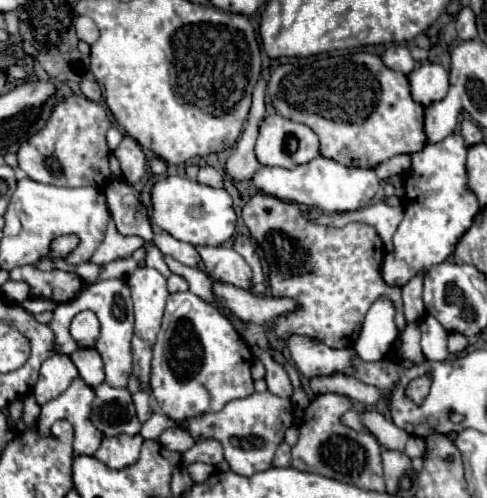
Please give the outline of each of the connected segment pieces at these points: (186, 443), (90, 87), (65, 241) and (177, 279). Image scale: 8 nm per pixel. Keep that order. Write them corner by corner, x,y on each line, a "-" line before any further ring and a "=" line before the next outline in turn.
167,428
163,434
161,434
161,444
167,448
167,450
175,450
175,452
185,452
189,450
195,440
181,428
=
89,80
81,82
81,92
83,92
89,100
93,100
93,102
99,102
99,100
101,100
101,88
99,88
97,82
89,82
=
61,236
61,238
57,238
57,240
51,244
51,254
49,254
49,258
59,260
59,258
67,256
77,244
79,244
79,238
77,238
77,236
=
171,274
171,276
167,278
167,290
169,290
169,292
185,292
185,290
189,290
189,284
187,284
187,280
185,280
183,276

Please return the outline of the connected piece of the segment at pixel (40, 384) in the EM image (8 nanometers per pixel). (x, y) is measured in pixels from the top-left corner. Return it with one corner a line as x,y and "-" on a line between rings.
53,356
41,366
41,376
35,386
35,398
37,404
47,404
51,398
57,398
67,390
67,386
79,376
77,366
71,362
71,358
65,356

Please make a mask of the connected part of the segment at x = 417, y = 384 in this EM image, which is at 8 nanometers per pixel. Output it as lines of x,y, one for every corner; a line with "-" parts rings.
425,374
411,381
406,388
406,394
409,398
413,398
413,402
421,404
423,398
429,394
429,388
431,385
431,377
429,374

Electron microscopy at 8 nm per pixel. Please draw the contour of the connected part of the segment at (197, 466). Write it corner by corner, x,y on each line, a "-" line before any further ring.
195,462
195,464
189,464
187,466
187,472
189,472
189,476
193,478
193,482
205,482
213,472
215,472
215,468
211,466
211,464
201,464
201,462

